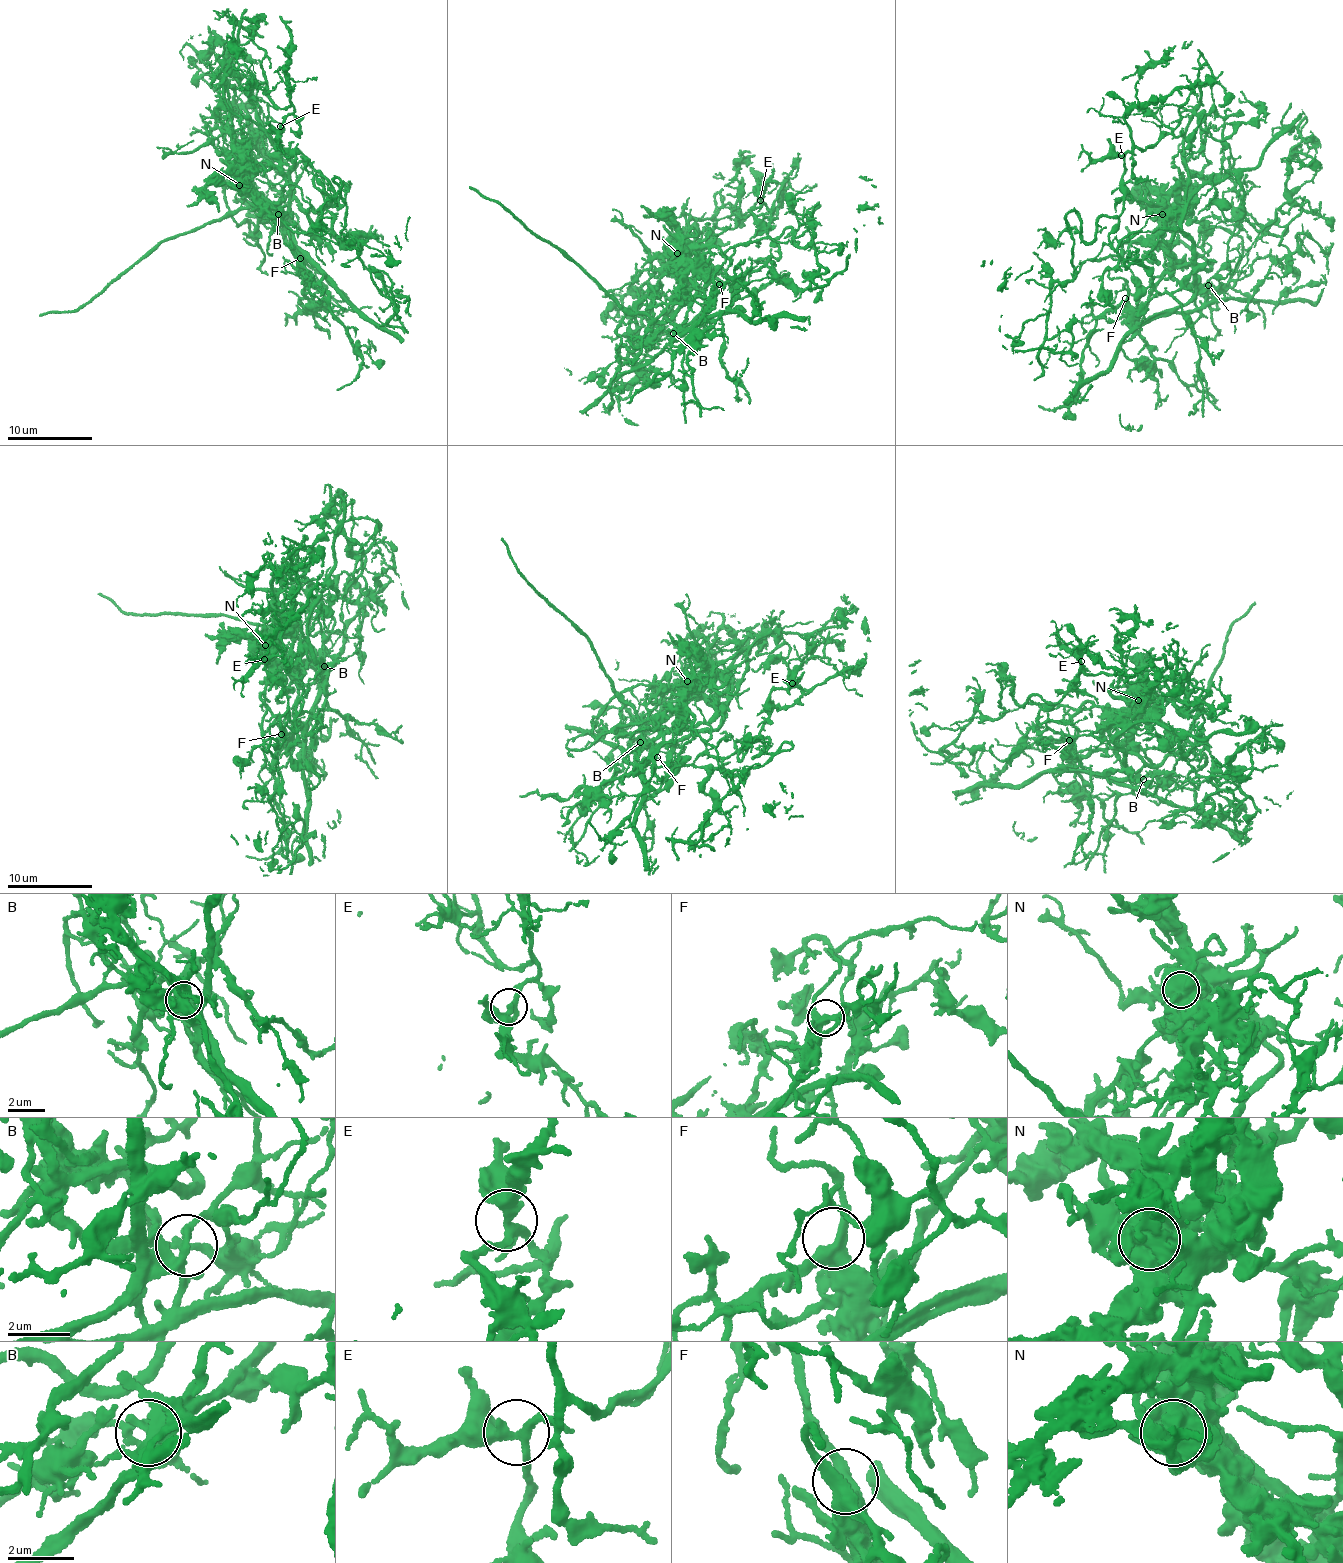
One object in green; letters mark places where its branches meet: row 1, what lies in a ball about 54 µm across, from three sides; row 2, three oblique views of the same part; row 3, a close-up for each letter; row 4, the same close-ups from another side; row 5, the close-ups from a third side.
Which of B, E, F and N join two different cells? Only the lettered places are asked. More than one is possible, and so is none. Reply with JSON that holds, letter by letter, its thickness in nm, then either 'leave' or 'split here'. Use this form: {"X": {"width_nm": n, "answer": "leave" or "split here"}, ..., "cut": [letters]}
{"B": {"width_nm": 280, "answer": "split here"}, "E": {"width_nm": 280, "answer": "leave"}, "F": {"width_nm": 360, "answer": "leave"}, "N": {"width_nm": 800, "answer": "split here"}, "cut": ["B", "N"]}

